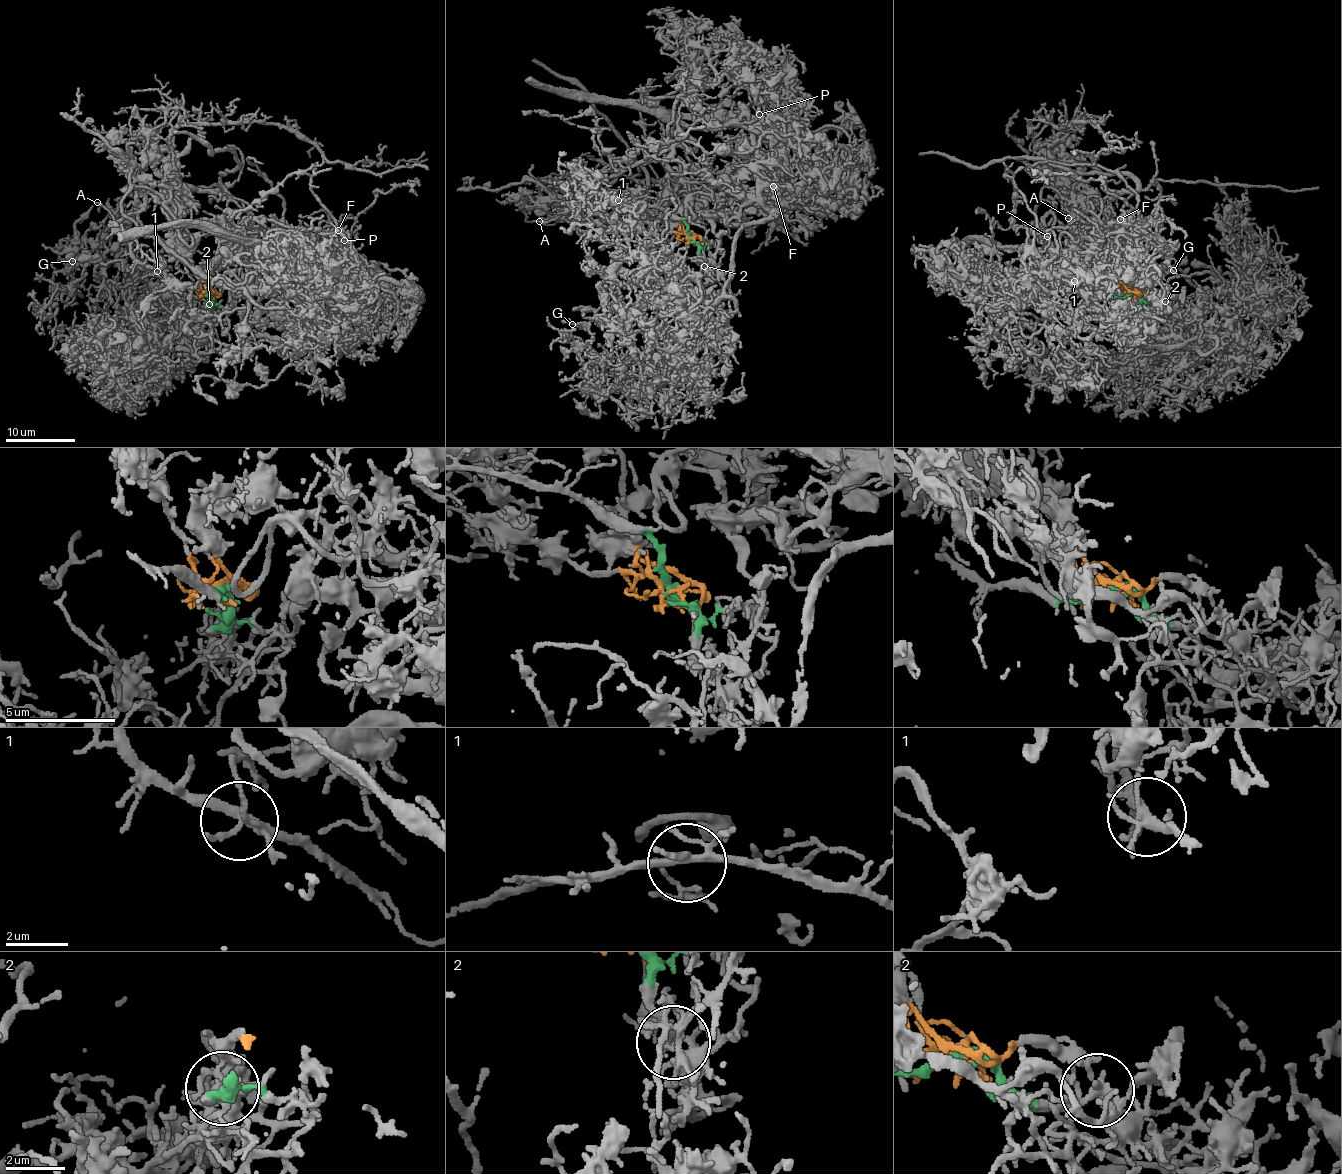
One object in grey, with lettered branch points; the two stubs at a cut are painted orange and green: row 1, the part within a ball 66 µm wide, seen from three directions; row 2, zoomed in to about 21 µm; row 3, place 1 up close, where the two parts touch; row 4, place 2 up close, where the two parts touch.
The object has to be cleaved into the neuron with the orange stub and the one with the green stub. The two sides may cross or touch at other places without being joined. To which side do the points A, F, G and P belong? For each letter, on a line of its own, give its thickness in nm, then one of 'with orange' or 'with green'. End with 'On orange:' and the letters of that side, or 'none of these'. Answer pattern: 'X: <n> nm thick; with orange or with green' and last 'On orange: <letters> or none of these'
A: 180 nm thick; with green
F: 140 nm thick; with orange
G: 170 nm thick; with orange
P: 150 nm thick; with orange
On orange: F, G, P

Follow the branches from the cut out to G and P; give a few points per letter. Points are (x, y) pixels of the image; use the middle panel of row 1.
G: (691, 237), (717, 269), (676, 272), (656, 384), (601, 371), (594, 396), (571, 323)
P: (691, 237), (673, 212), (675, 186), (780, 107), (768, 97), (759, 114)

